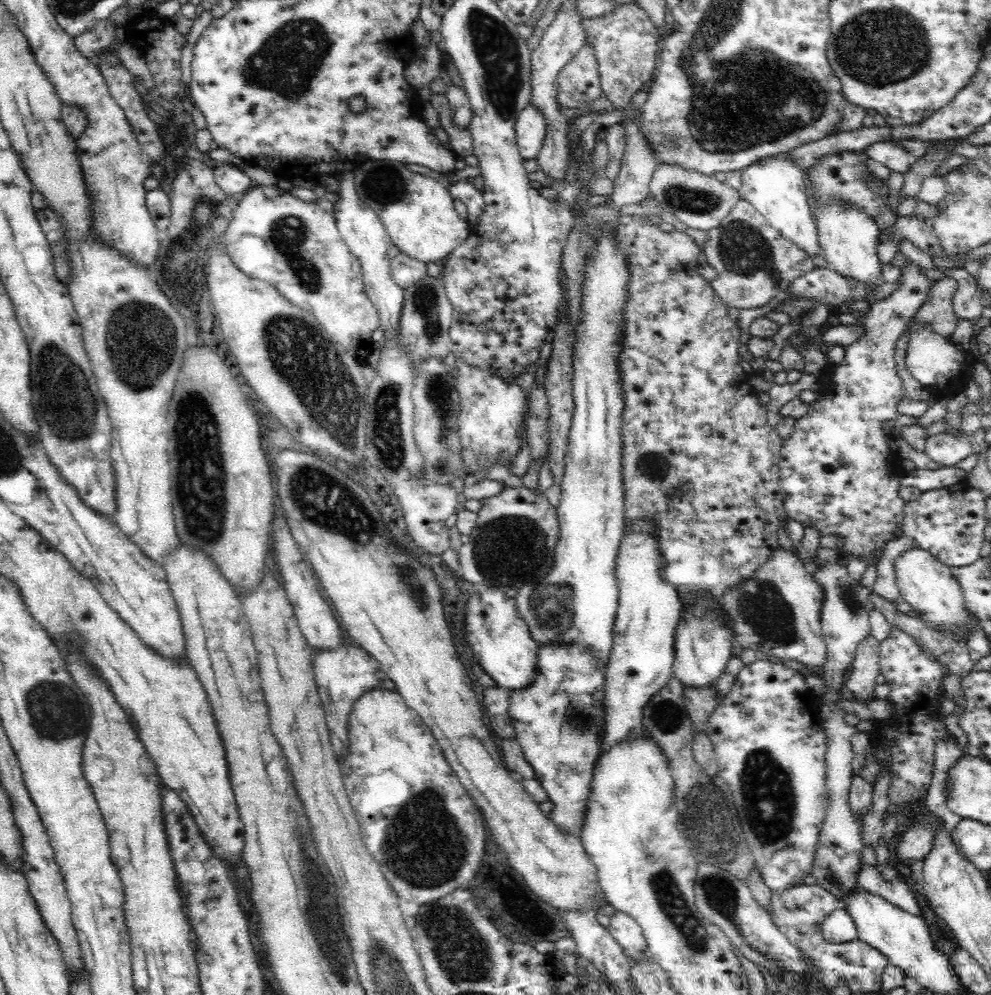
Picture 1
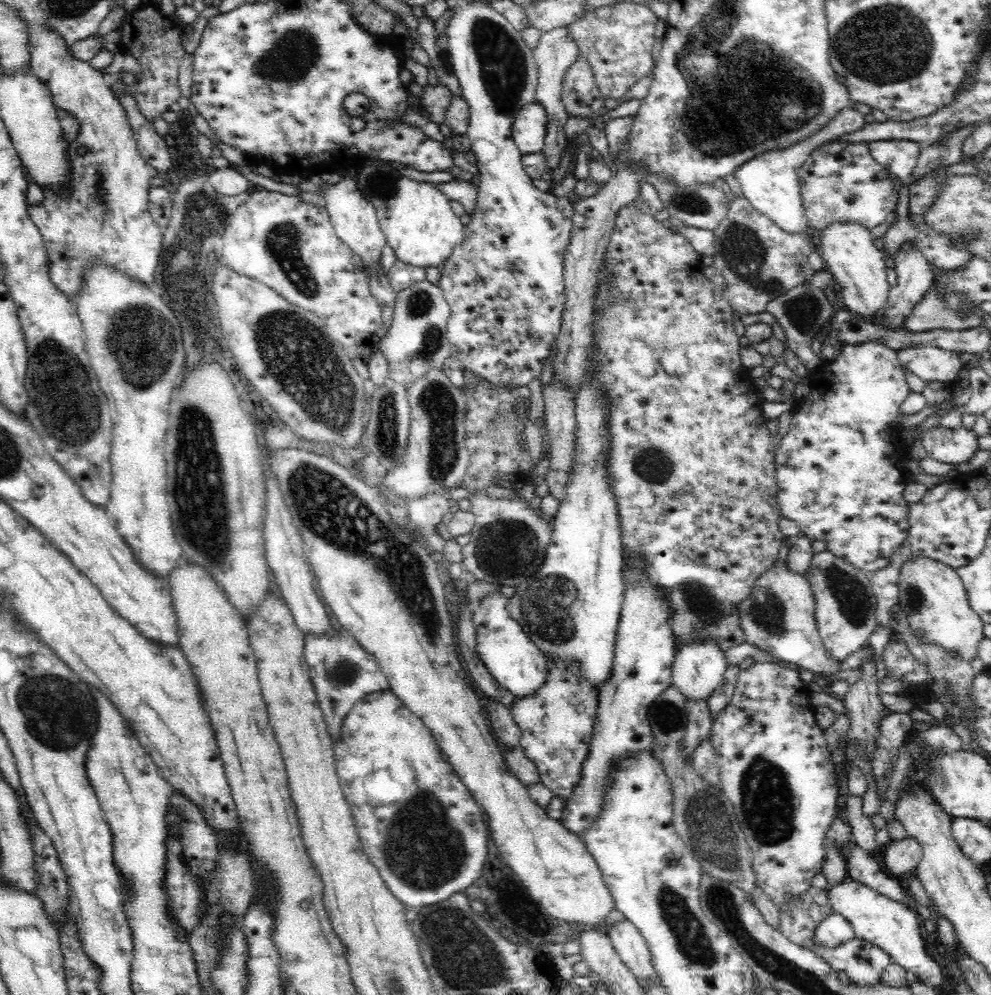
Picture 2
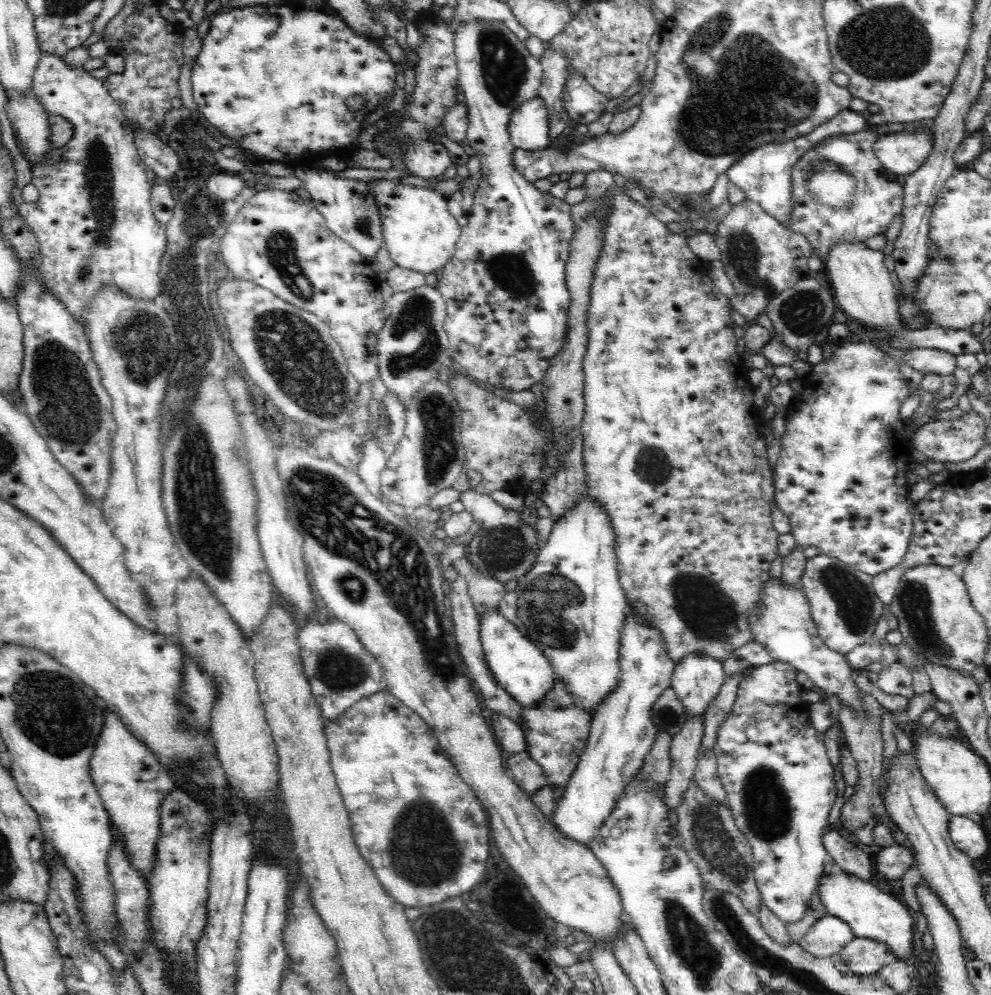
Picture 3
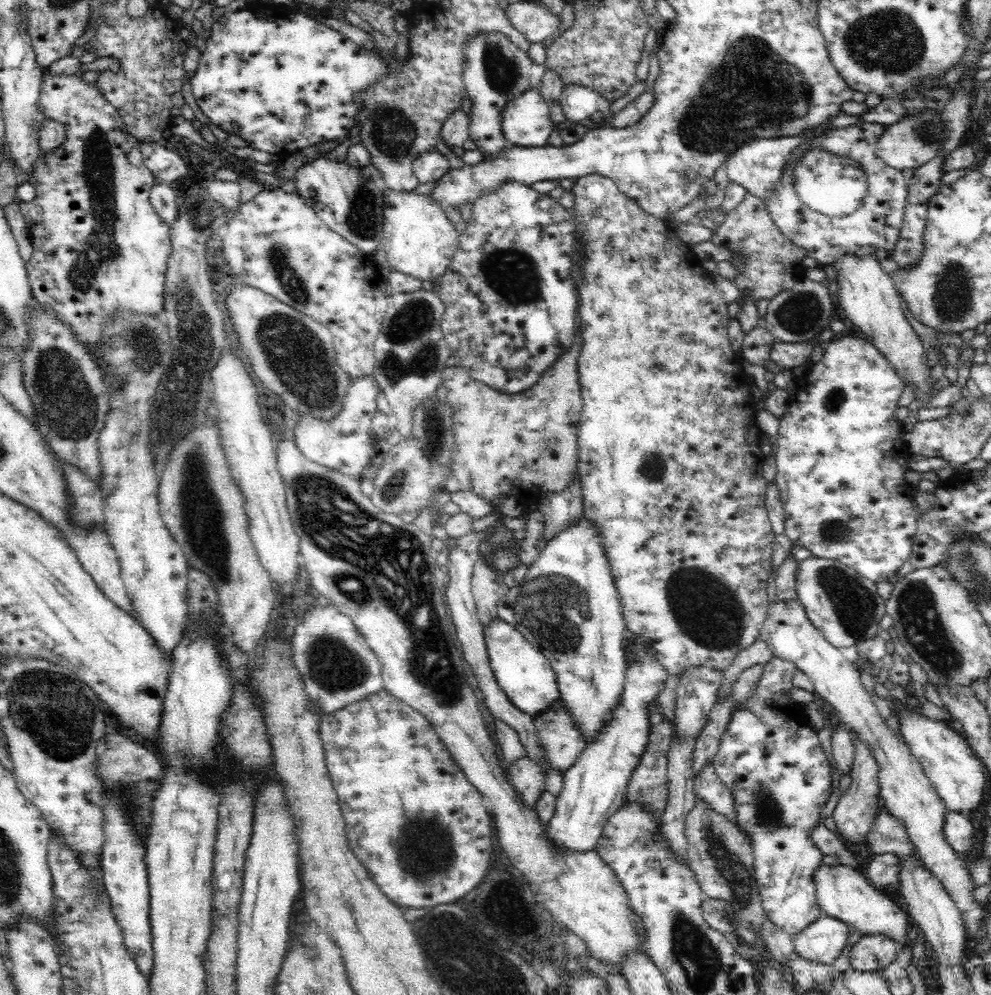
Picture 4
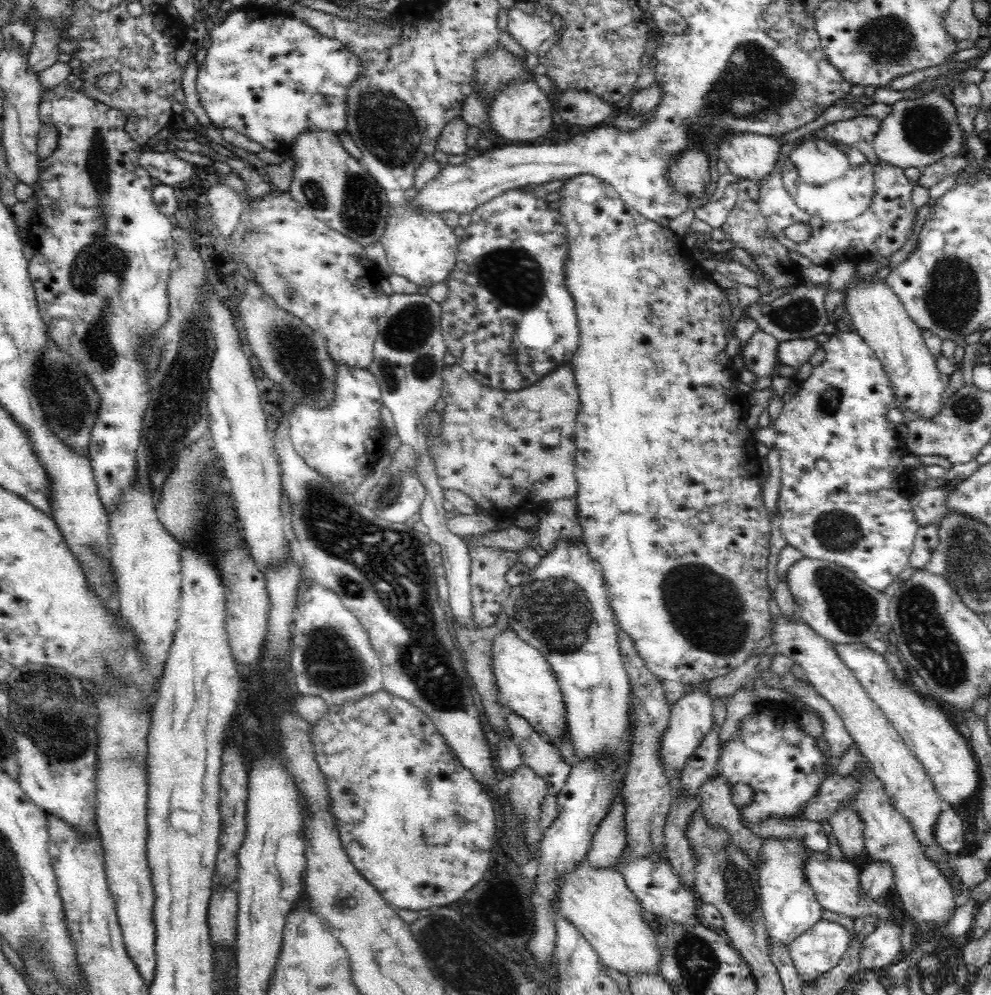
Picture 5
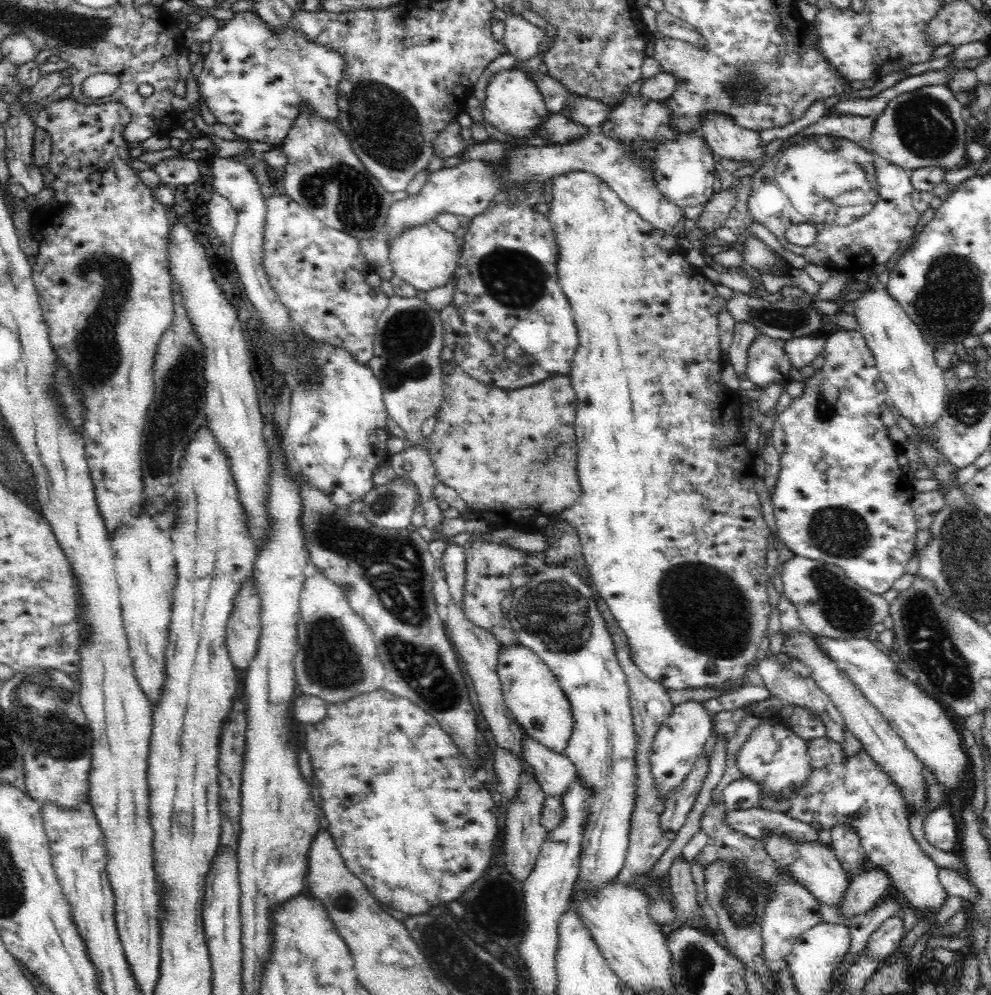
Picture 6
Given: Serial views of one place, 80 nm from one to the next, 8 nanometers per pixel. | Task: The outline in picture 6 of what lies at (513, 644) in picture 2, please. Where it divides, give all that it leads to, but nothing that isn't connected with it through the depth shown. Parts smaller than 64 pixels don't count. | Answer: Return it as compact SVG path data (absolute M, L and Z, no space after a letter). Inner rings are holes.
M510 645L498 655L497 673L501 682L504 702L523 733L554 753L562 754L572 734L574 717L570 701L566 698L557 678L524 645Z

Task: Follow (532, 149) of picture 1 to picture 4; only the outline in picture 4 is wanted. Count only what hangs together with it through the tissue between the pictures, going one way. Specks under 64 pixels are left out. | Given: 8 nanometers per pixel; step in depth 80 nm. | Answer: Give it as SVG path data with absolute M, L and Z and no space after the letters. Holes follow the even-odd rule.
M537 88L524 90L500 110L502 135L509 146L546 145L554 129L549 106Z

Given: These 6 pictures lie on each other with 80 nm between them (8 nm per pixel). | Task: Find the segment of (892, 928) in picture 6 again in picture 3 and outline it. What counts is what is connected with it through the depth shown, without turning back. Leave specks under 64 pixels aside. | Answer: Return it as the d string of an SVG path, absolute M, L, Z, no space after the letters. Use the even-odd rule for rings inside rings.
M855 937L835 959L844 960L854 974L866 976L866 974L877 974L882 966L896 961L897 957L882 942Z

